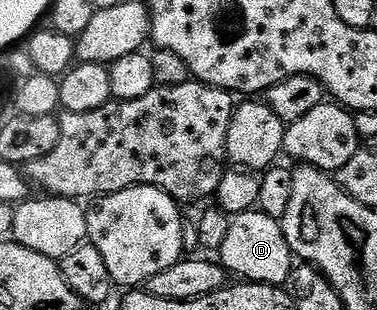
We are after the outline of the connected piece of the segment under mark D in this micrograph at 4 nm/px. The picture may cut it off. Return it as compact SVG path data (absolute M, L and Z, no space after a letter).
M259 210L244 212L229 221L227 238L219 253L220 263L226 273L245 282L283 286L295 267L295 257L281 229L280 220L271 218Z

